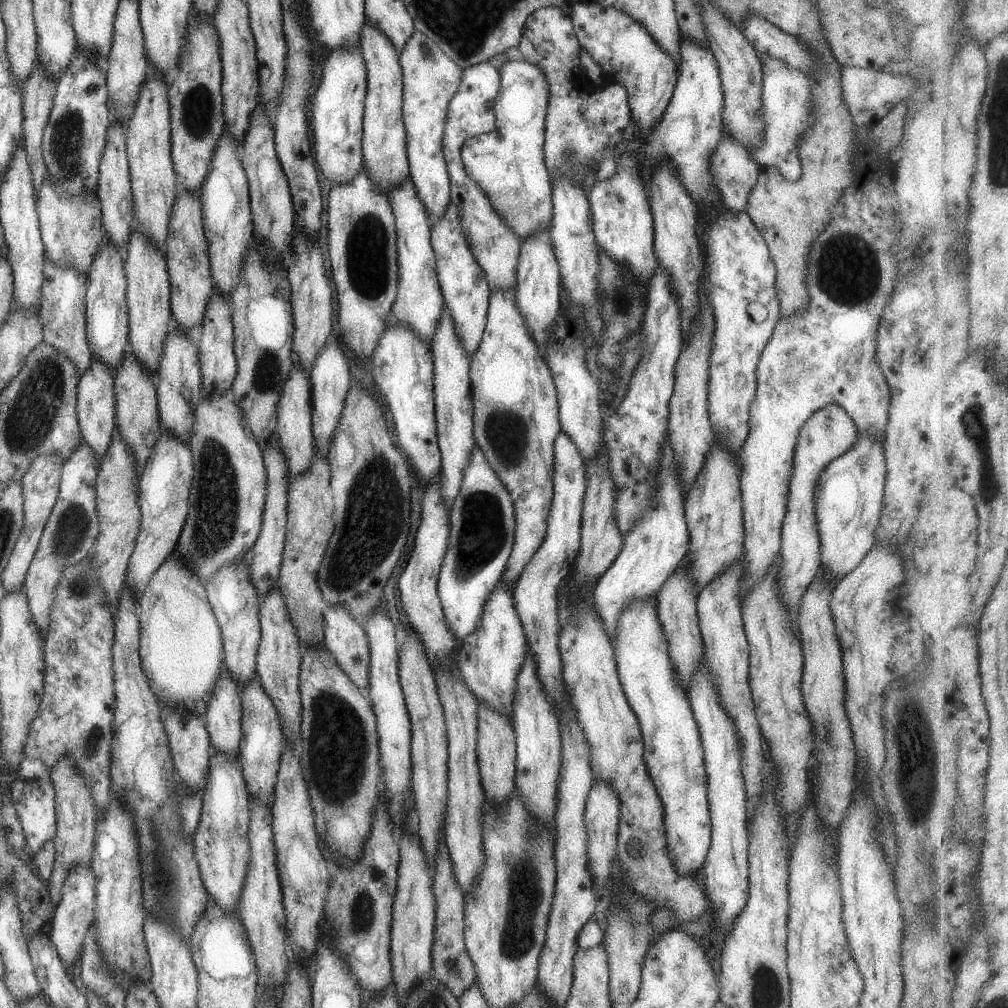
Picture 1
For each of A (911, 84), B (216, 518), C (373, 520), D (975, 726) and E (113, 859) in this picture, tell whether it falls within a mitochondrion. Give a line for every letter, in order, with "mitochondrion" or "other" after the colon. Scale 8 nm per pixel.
A: other
B: mitochondrion
C: mitochondrion
D: other
E: other

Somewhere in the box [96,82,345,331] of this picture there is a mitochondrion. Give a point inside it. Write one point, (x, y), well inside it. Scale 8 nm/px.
(197, 112)

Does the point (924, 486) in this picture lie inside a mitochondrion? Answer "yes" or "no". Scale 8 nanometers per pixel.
no

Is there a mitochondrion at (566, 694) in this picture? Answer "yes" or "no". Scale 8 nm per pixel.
no

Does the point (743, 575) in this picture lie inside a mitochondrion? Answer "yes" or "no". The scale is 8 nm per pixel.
no

